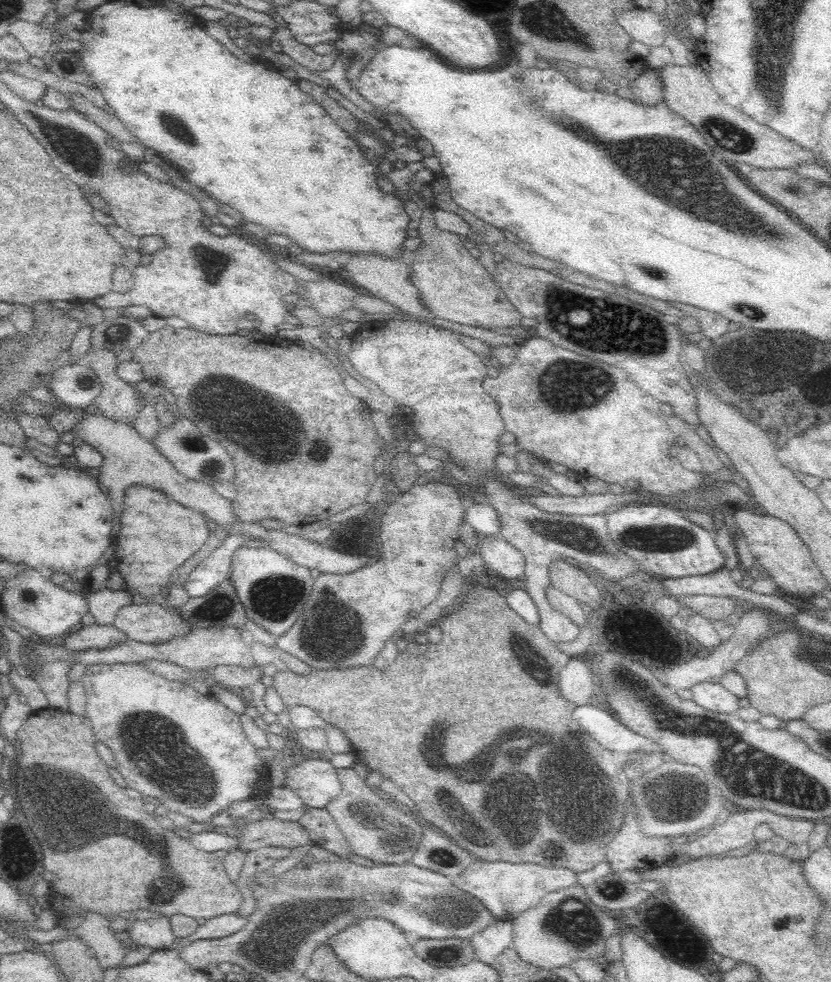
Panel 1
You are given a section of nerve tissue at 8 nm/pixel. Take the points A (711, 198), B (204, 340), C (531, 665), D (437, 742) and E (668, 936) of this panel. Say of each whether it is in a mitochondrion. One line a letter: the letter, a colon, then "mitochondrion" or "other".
A: mitochondrion
B: other
C: other
D: mitochondrion
E: other

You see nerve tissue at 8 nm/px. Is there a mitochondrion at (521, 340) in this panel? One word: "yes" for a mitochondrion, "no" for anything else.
no

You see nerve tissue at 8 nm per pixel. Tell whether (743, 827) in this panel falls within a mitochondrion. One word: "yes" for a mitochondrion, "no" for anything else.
no

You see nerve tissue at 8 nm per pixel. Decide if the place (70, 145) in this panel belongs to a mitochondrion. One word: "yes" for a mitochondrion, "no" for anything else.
yes

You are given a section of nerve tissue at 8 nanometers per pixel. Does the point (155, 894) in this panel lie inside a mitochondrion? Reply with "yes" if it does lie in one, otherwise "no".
no

